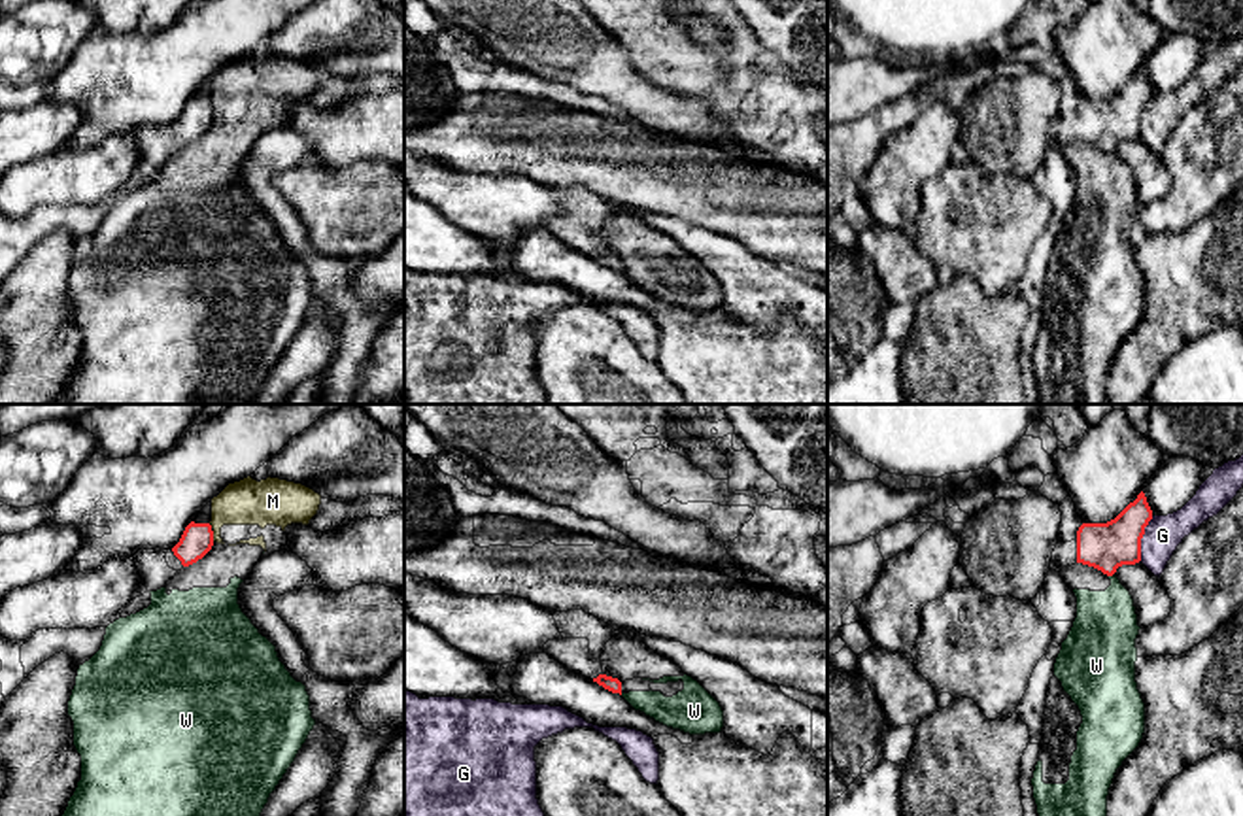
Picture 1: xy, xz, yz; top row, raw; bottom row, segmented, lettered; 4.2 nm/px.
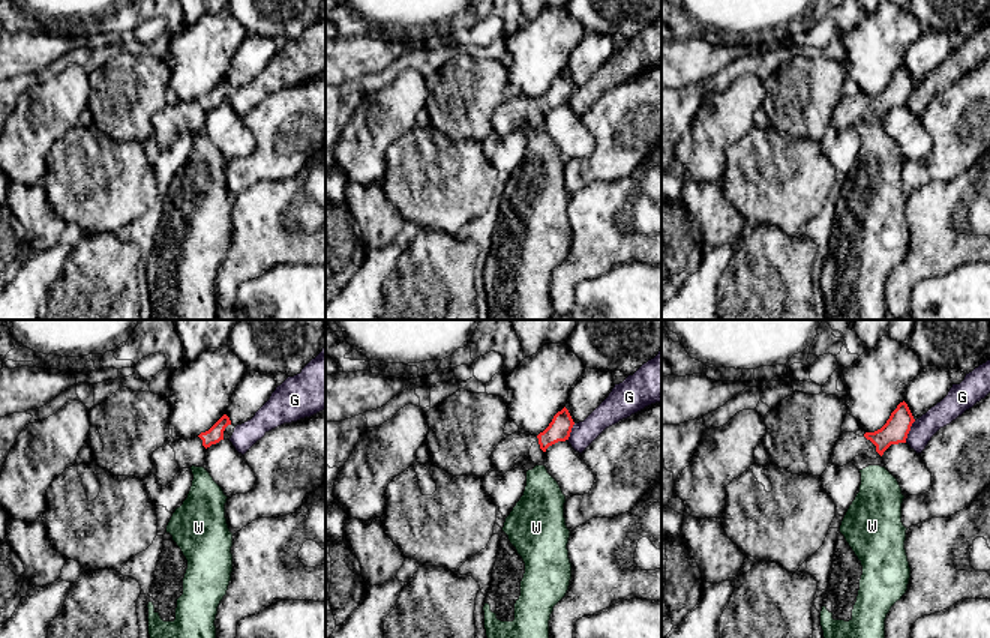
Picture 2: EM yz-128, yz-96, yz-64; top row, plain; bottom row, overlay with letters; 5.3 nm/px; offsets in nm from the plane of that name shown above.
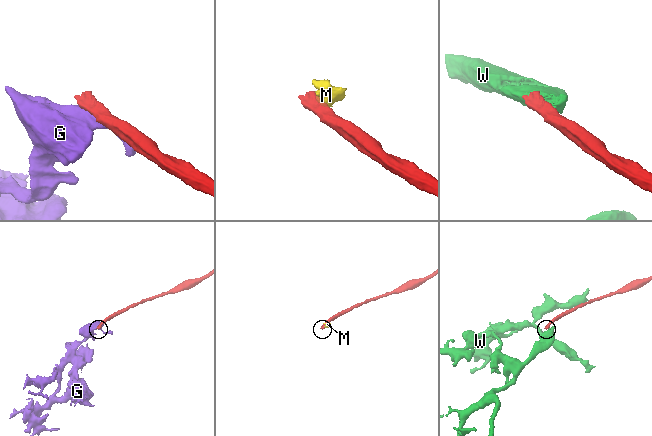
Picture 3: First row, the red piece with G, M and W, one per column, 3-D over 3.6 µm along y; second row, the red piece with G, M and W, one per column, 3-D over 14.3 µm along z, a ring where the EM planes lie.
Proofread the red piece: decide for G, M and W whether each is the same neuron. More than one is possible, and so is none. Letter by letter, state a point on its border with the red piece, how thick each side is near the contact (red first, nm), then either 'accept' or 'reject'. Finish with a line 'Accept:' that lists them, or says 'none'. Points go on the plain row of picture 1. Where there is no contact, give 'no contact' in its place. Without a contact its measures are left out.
G: yz (1141, 114) | 200/160 nm | reject
M: xy (212, 114) | 140/190 nm | reject
W: yz (1111, 152) | 200/280 nm | reject
Accept: none

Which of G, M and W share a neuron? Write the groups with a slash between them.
G / M W

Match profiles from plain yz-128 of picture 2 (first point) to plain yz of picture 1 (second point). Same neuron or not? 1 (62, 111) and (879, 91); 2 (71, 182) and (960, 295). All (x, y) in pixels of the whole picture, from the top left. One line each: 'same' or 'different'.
1: different
2: different

